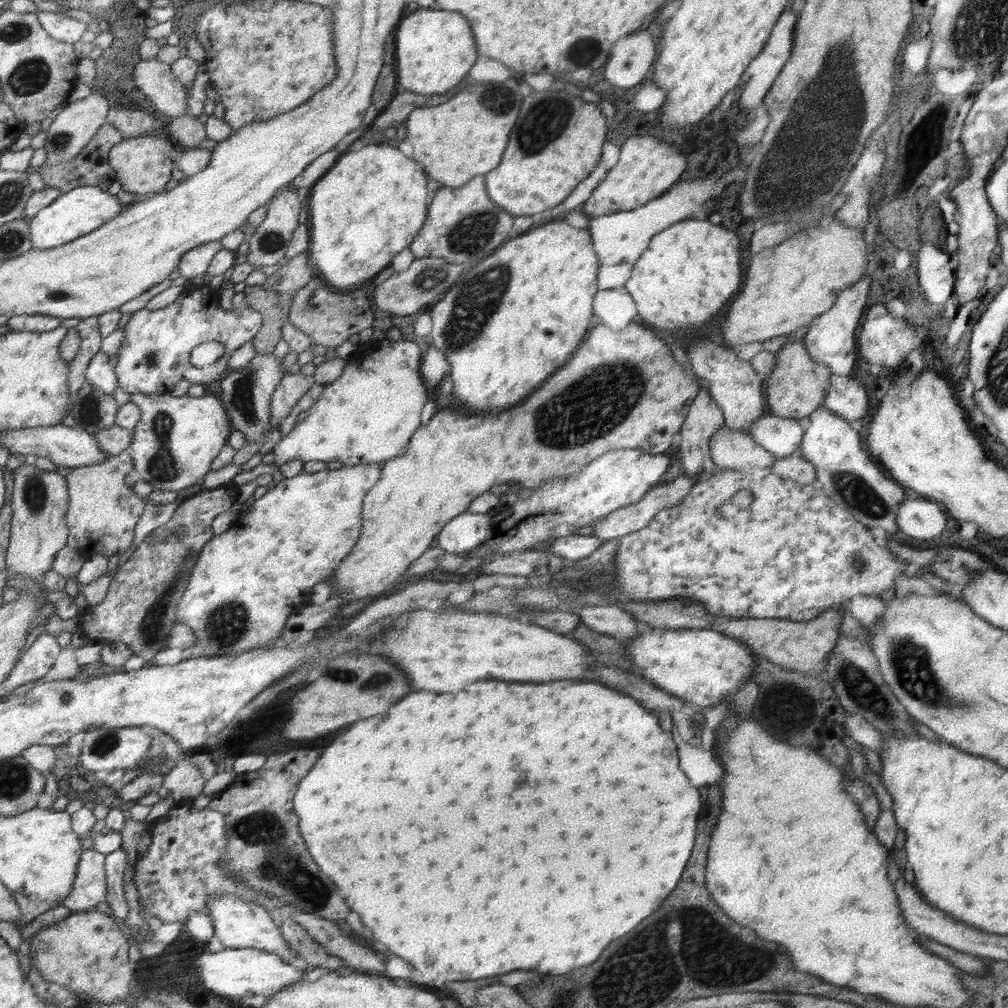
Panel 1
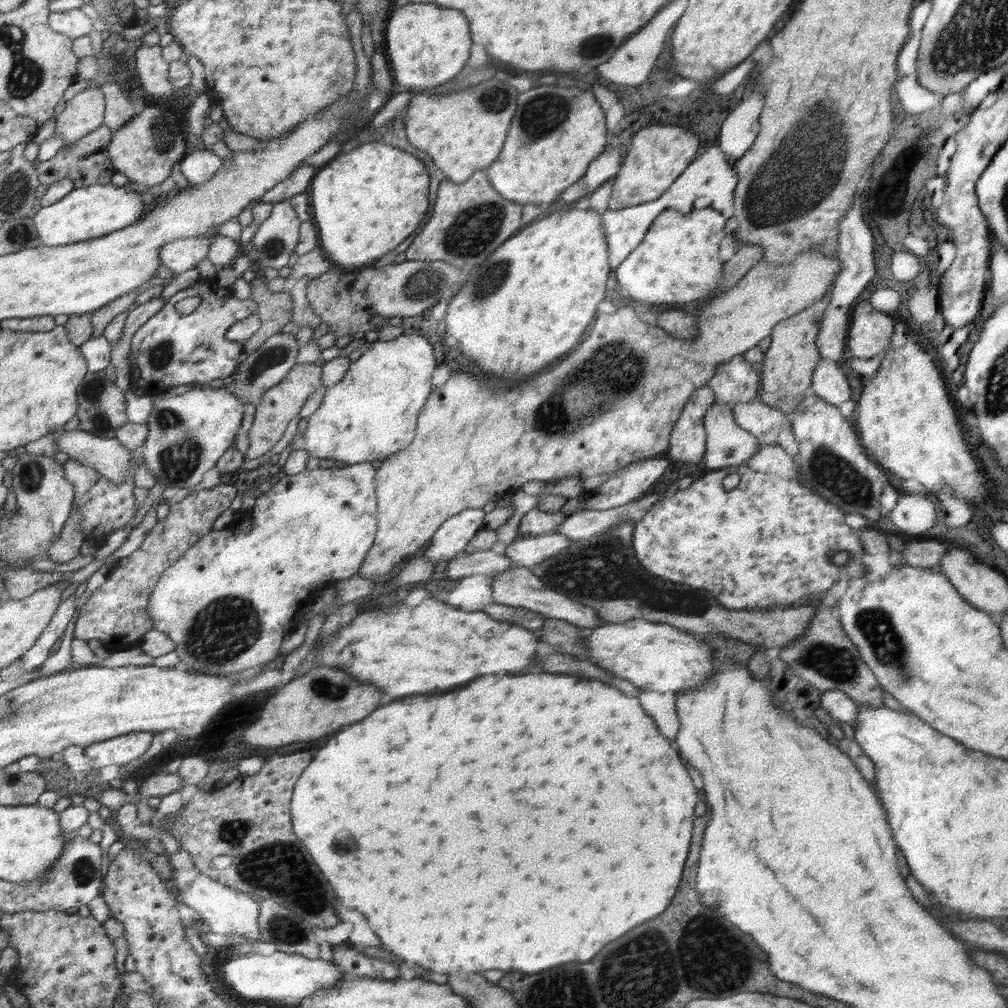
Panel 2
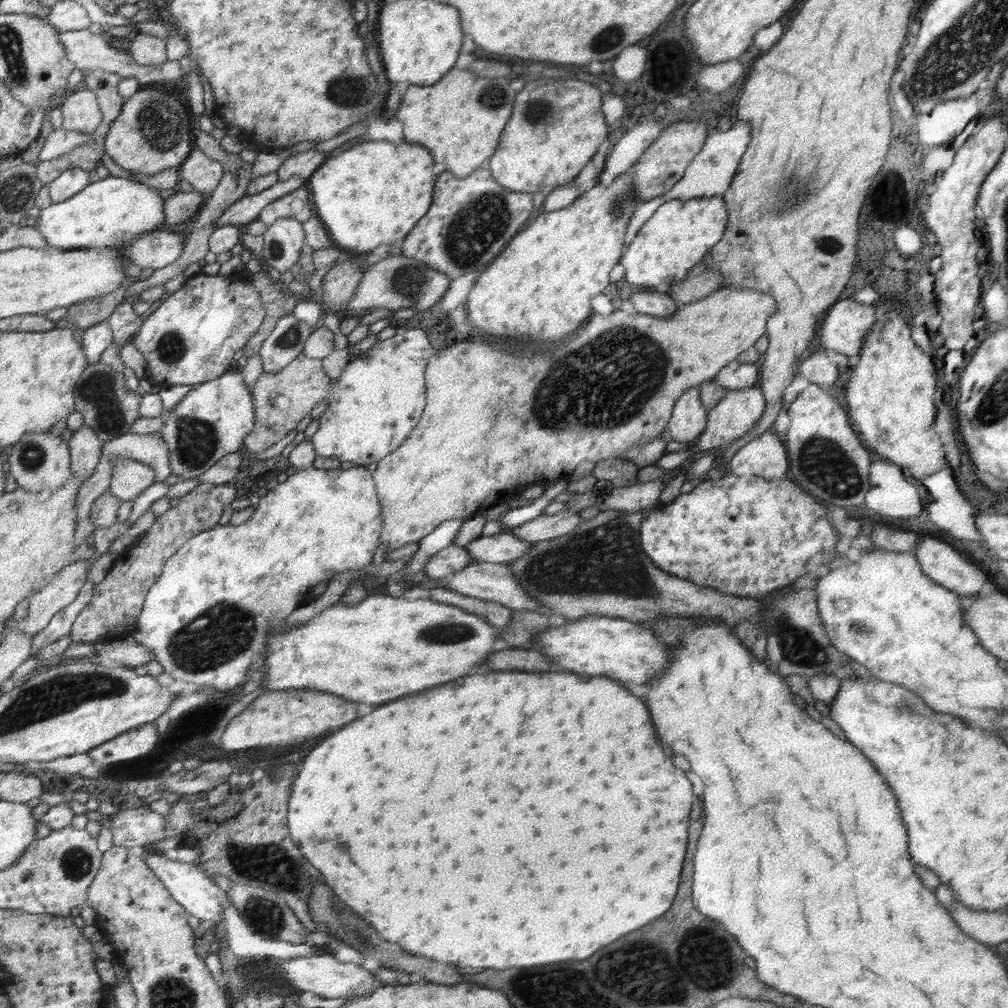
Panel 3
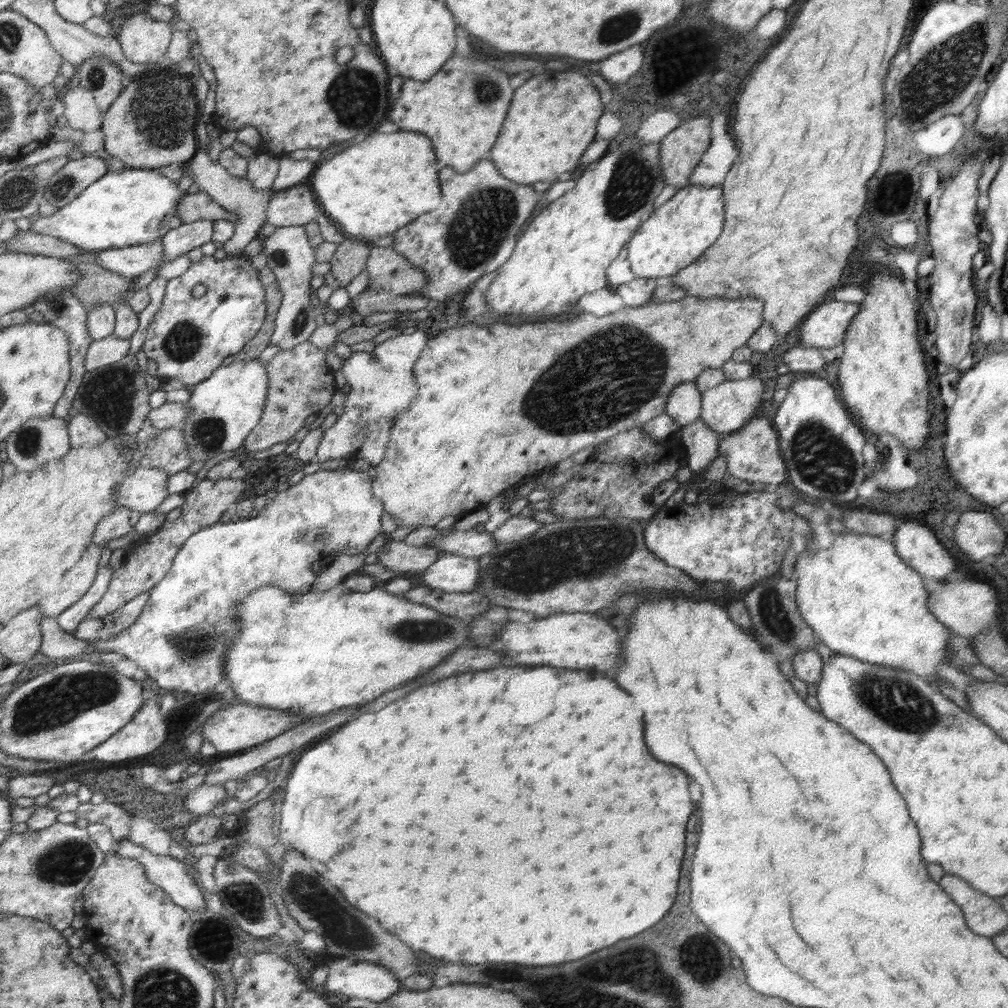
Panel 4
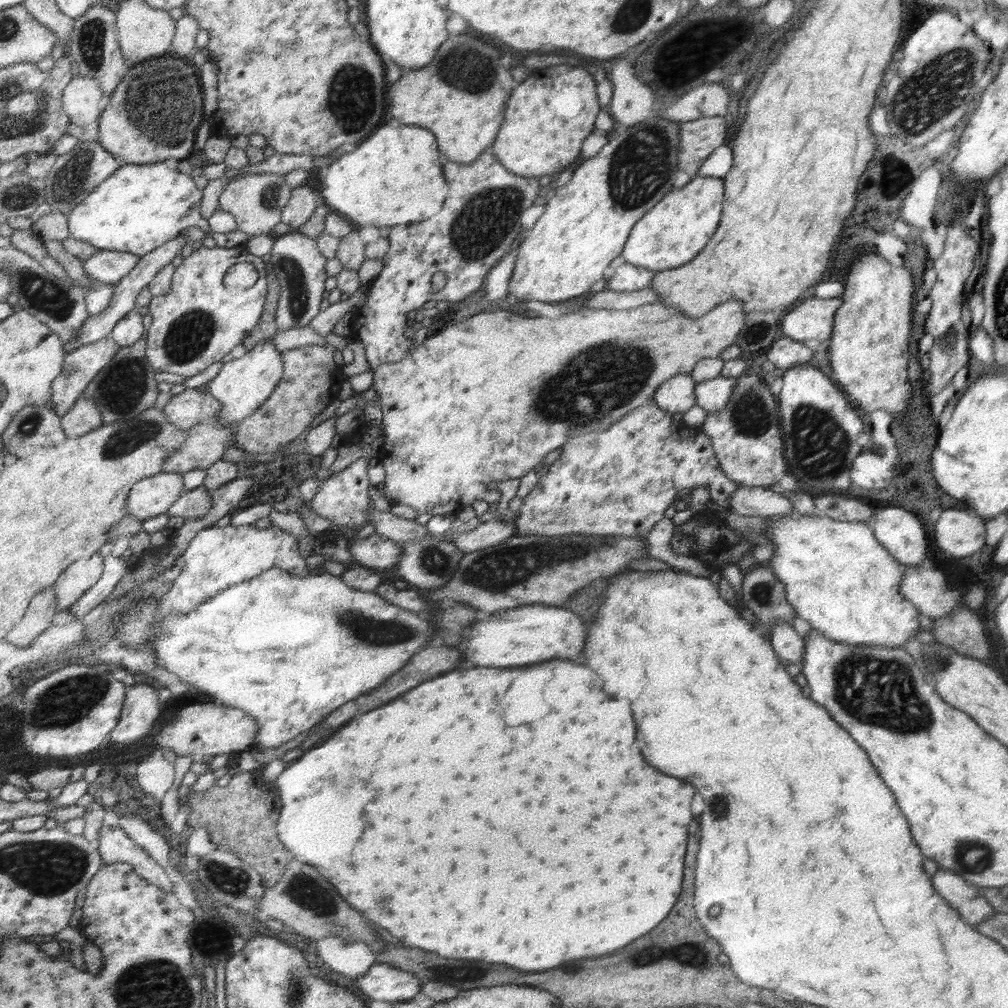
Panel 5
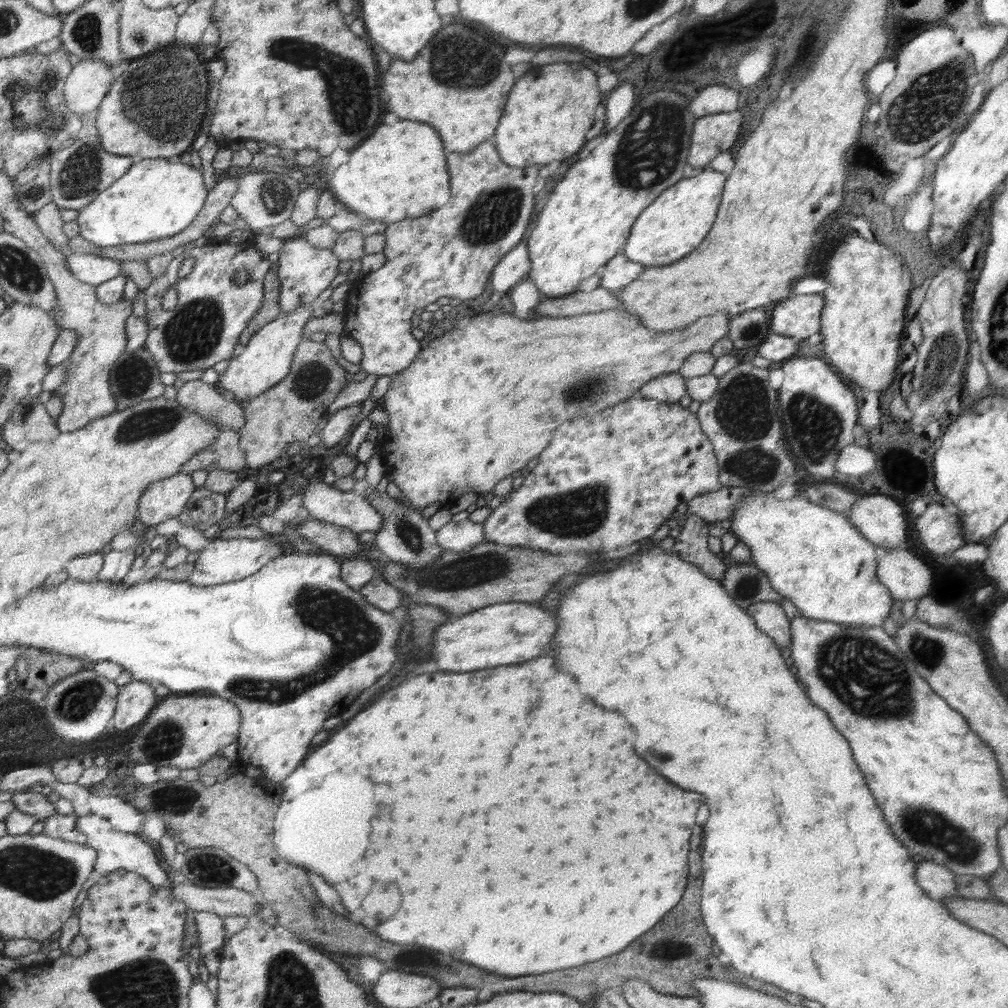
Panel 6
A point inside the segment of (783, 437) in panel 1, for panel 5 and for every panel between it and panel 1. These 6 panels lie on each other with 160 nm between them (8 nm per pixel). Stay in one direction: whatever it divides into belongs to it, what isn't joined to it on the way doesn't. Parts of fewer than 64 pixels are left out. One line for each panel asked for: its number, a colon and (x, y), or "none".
2: (764, 422)
3: (738, 411)
4: (727, 407)
5: (713, 394)

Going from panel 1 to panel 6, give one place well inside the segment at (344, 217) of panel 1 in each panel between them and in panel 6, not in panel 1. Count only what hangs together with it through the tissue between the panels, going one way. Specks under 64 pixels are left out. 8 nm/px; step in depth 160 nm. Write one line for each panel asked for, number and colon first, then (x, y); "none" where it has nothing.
2: (366, 202)
3: (372, 194)
4: (373, 189)
5: (395, 177)
6: (401, 171)

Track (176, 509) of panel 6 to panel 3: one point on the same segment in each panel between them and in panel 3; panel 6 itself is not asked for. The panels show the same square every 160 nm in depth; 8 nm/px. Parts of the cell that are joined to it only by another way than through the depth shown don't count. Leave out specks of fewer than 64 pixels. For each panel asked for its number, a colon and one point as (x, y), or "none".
3: (130, 478)
4: (146, 488)
5: (151, 496)

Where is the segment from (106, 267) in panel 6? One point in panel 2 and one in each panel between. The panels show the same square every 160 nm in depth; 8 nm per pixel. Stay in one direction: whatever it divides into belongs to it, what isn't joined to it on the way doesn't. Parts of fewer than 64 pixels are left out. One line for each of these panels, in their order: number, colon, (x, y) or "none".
2: (187, 253)
3: (158, 249)
4: (134, 260)
5: (106, 266)

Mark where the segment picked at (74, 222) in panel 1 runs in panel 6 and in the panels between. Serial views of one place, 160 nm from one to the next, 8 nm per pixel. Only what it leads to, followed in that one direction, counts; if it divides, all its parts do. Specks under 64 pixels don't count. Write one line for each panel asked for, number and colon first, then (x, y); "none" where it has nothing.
2: (89, 212)
3: (114, 210)
4: (131, 207)
5: (140, 207)
6: (156, 198)

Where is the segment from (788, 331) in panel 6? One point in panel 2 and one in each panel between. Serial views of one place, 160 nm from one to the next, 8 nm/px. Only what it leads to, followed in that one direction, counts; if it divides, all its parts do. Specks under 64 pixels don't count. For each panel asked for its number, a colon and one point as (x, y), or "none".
2: (870, 331)
3: (846, 322)
4: (825, 327)
5: (812, 318)

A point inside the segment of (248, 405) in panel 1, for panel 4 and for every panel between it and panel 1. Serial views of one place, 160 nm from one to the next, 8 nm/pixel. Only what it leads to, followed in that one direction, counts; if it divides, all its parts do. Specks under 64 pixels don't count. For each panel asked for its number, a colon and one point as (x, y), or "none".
2: (263, 369)
3: (285, 343)
4: (289, 254)

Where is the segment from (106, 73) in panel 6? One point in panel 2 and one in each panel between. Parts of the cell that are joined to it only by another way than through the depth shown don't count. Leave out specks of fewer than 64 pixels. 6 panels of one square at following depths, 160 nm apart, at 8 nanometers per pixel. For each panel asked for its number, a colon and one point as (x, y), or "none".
2: (84, 113)
3: (80, 110)
4: (81, 111)
5: (83, 100)

